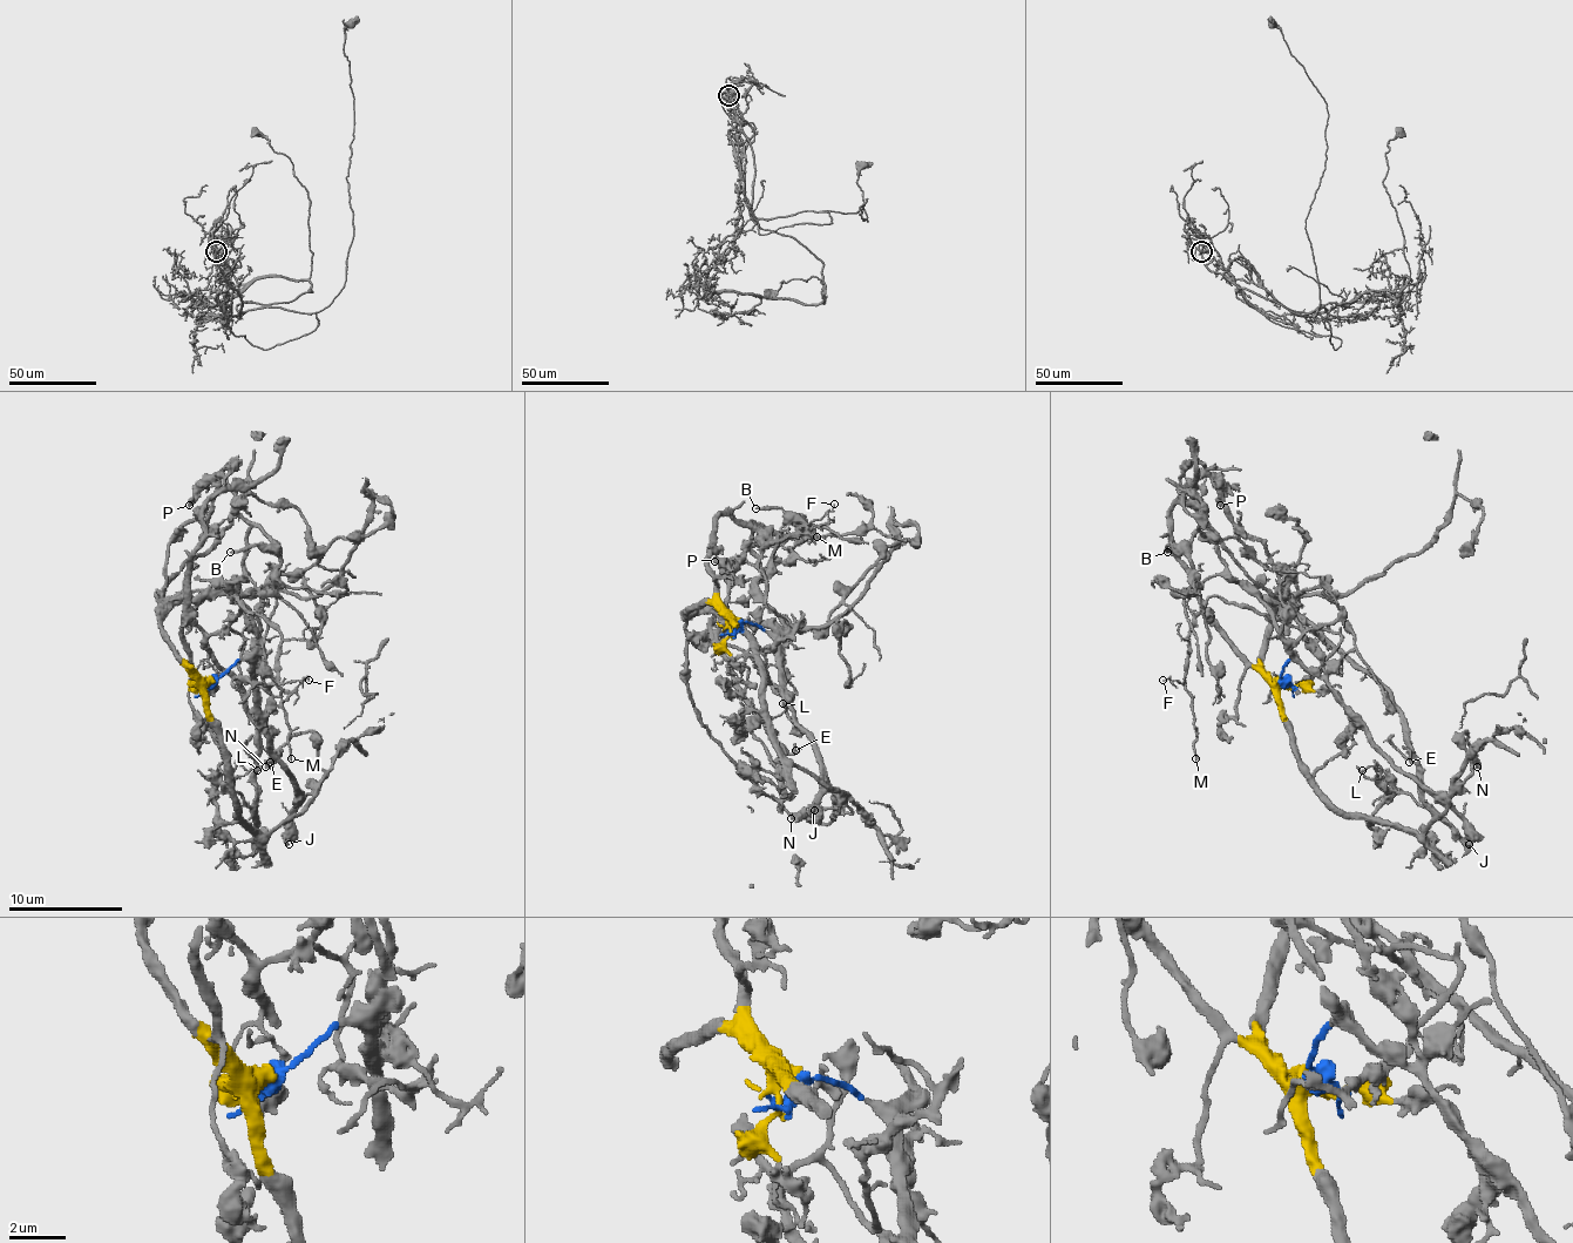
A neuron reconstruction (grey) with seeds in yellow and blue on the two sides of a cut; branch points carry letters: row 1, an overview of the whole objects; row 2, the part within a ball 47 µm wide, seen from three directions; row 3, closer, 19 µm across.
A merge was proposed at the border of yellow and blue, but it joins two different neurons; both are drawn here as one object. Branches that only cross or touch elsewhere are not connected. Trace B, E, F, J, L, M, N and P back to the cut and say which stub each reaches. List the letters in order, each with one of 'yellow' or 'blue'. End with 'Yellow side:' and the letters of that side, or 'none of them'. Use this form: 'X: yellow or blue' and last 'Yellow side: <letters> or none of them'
B: blue
E: blue
F: blue
J: blue
L: blue
M: blue
N: blue
P: yellow
Yellow side: P

